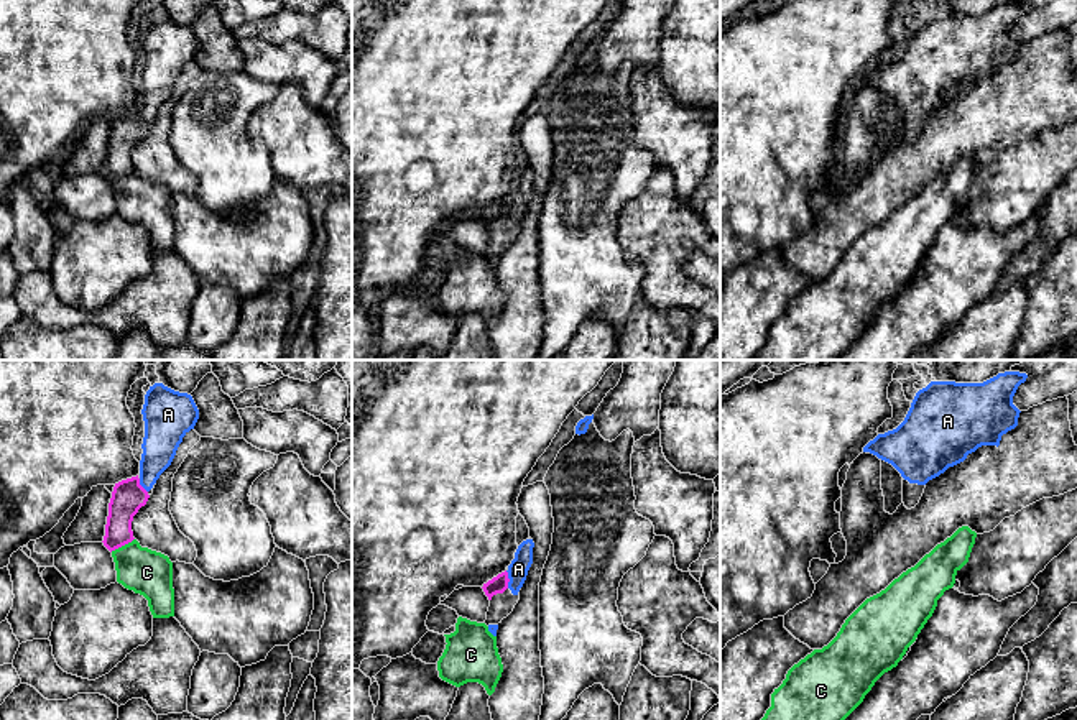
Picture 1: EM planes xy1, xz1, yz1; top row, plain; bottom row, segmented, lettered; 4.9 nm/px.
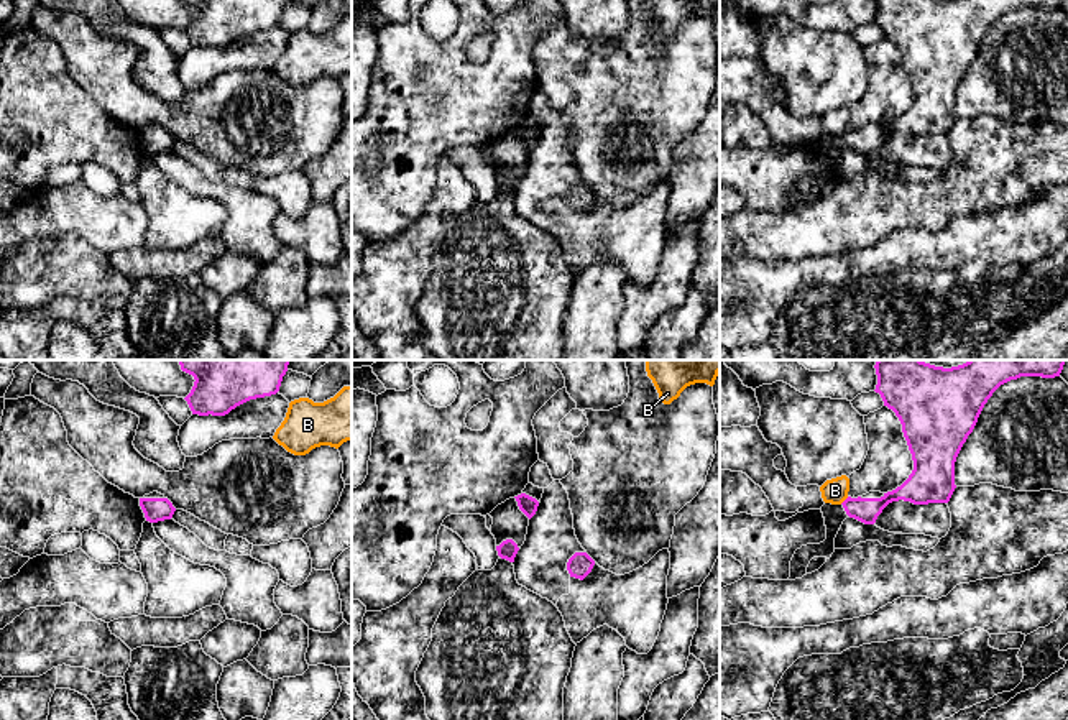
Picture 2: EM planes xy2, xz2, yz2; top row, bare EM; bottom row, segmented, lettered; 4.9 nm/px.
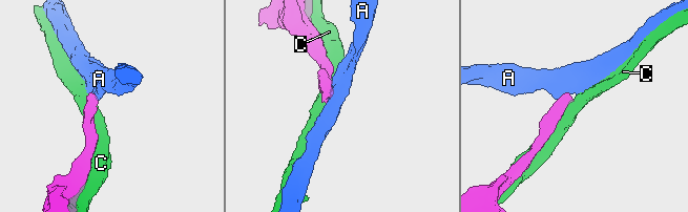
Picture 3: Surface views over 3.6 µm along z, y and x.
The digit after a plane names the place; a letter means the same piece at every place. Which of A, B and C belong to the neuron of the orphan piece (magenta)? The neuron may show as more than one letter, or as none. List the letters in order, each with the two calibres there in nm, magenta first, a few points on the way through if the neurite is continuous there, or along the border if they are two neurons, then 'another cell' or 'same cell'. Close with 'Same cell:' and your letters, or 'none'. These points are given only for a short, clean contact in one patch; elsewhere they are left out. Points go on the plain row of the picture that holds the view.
A: 90 nm thick on the magenta side, 100 nm on the other; runs through xz1 (499, 216), (508, 211), (518, 201); same cell
B: 130 nm thick on the magenta side, 120 nm on the other; border along yz2 (848, 129), (840, 135); another cell
C: 160 nm thick on the magenta side, 220 nm on the other; another cell
Same cell: A

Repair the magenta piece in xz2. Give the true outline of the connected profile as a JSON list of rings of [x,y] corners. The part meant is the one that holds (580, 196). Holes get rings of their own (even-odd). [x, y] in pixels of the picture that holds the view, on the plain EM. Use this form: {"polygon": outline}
{"polygon": [[[575,184],[569,194],[567,202],[570,209],[583,212],[593,201],[595,192],[587,184]]]}

